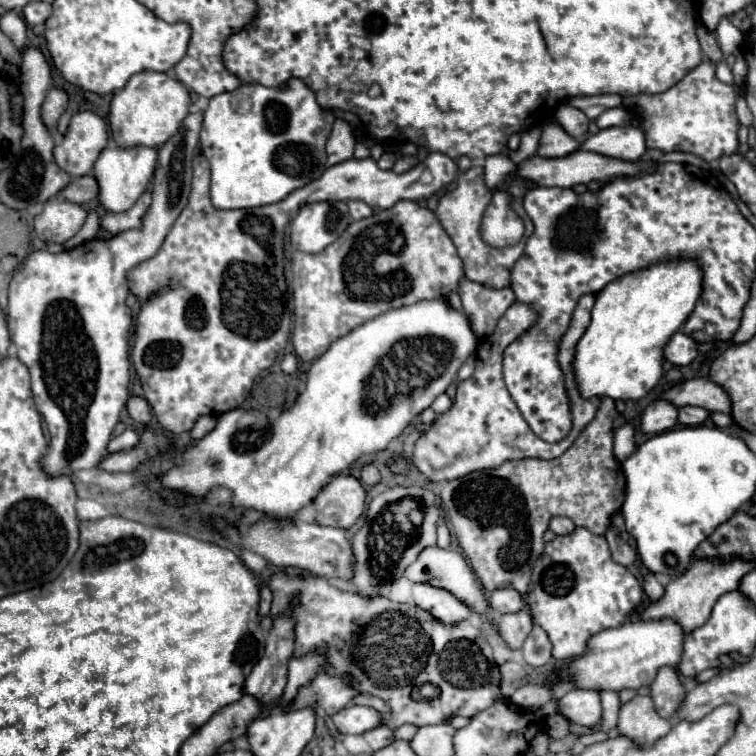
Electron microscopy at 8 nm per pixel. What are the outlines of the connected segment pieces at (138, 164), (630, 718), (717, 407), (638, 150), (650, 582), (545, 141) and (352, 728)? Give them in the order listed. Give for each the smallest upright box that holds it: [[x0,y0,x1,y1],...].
[[94,147,158,211],[618,695,672,747],[664,377,730,413],[582,125,646,161],[642,573,664,601],[538,121,580,157],[332,705,382,735]]

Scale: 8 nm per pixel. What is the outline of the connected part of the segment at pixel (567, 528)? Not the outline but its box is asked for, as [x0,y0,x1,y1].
[550,517,576,535]

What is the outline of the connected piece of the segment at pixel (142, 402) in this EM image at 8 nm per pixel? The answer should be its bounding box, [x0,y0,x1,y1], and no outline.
[126,395,151,425]

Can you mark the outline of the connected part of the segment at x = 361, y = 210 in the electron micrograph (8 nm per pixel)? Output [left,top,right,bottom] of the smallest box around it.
[348,201,372,219]

